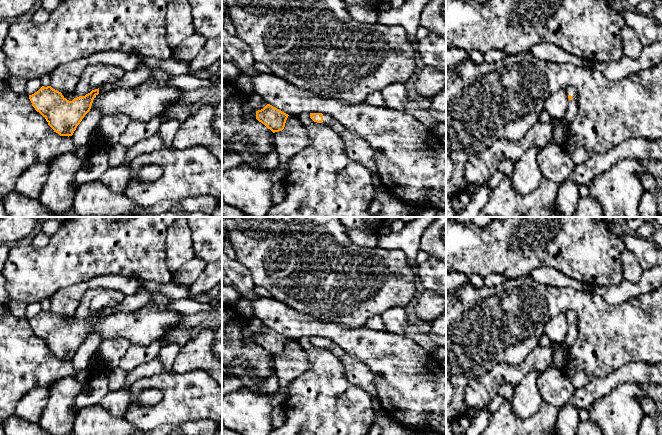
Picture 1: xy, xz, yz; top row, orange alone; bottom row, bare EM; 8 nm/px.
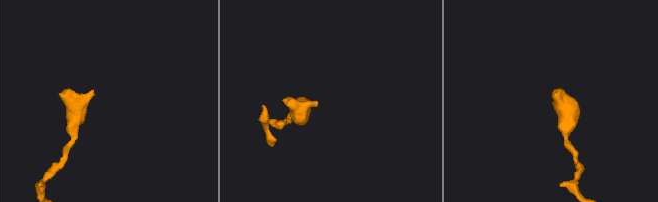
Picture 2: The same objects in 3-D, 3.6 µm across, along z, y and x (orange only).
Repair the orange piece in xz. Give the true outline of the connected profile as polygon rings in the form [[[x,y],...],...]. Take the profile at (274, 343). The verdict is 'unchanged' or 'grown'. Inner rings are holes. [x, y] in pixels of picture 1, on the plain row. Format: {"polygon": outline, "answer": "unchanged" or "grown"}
{"polygon": [[[267,328],[263,333],[256,335],[256,343],[273,357],[284,353],[288,340],[288,338],[270,328]]], "answer": "unchanged"}

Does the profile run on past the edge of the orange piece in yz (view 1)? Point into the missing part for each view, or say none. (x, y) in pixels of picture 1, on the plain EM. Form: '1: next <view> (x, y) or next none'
1: next yz (571, 315)

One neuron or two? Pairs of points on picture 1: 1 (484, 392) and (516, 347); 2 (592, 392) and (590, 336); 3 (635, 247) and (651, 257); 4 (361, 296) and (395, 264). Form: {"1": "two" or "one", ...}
{"1": "two", "2": "two", "3": "one", "4": "one"}

